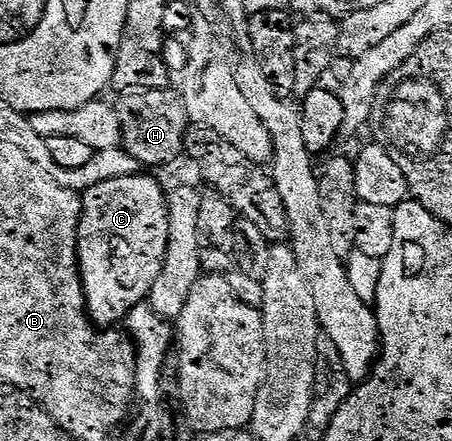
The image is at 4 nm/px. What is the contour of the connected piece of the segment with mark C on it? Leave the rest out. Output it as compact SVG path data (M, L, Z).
M127 176L98 180L84 190L81 199L81 219L77 222L77 264L88 312L101 321L121 321L142 304L141 300L146 300L152 285L159 278L168 249L166 190L161 190L160 183L153 177Z

